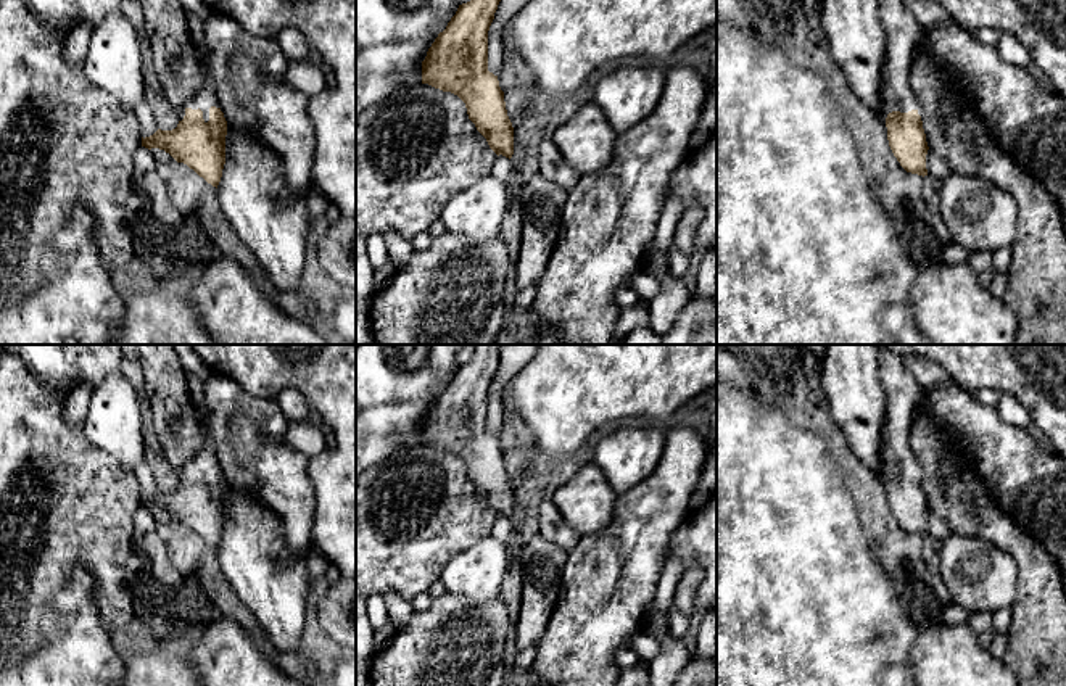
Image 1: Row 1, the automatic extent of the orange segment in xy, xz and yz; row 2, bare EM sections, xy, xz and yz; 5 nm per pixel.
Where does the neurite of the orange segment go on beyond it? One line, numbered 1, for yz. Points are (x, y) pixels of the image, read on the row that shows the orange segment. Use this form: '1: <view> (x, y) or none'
1: yz (902, 31)

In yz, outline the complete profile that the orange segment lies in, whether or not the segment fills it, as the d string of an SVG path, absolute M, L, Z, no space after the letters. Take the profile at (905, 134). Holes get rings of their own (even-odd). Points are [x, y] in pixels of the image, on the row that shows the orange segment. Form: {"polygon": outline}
{"polygon": "M879 0L879 13L886 29L881 111L889 147L907 172L924 177L929 147L923 111L910 85L911 60L923 27L905 0Z"}

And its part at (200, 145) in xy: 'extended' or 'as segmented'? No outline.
extended

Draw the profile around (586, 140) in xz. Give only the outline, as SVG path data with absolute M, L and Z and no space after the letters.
M591 101L560 124L551 140L565 163L581 176L589 176L612 163L617 137L604 111Z

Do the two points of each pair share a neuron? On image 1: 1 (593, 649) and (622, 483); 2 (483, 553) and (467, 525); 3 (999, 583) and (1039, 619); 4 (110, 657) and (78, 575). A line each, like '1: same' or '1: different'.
1: different
2: different
3: different
4: same

